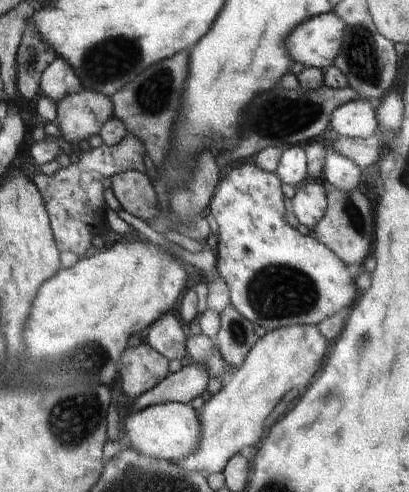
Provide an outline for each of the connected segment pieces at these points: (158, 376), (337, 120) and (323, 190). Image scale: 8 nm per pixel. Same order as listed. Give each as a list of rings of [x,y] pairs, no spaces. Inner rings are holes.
[[[150,342],[129,346],[122,357],[121,376],[123,392],[136,398],[150,392],[170,377],[170,358],[164,356]]]
[[[350,100],[337,108],[330,118],[330,125],[340,137],[368,138],[376,128],[376,116],[372,112],[370,100]]]
[[[308,178],[295,186],[292,196],[293,213],[300,224],[310,231],[320,223],[328,206],[328,186],[325,182]]]

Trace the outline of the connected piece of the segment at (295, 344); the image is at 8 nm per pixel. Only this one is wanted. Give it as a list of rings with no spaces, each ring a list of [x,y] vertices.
[[[317,325],[288,326],[272,330],[257,339],[244,362],[233,373],[231,381],[217,394],[205,400],[204,411],[200,413],[204,428],[200,448],[182,460],[173,460],[174,464],[182,468],[184,474],[224,473],[234,455],[240,453],[242,448],[252,446],[260,440],[262,422],[282,400],[282,396],[292,388],[304,391],[304,386],[318,372],[326,356],[326,346],[326,337],[322,336]]]

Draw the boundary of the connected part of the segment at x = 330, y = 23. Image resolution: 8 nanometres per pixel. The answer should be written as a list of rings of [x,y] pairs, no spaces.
[[[334,12],[312,16],[286,38],[290,56],[306,67],[327,69],[344,48],[344,22]]]

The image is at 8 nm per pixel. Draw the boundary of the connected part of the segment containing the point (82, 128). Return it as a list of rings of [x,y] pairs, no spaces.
[[[85,88],[80,94],[66,96],[58,105],[58,114],[56,122],[62,126],[64,141],[78,148],[80,142],[101,136],[104,126],[115,117],[115,104],[111,97]]]

